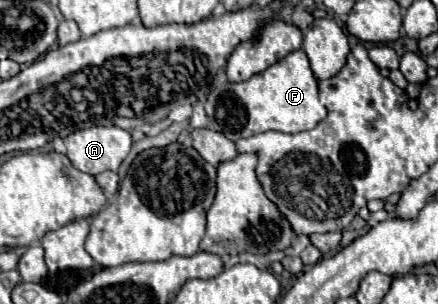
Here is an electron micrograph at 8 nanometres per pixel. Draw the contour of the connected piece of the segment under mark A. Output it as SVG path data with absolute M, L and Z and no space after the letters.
M91 126L65 138L67 158L91 176L105 170L117 172L131 150L131 134L119 126Z

